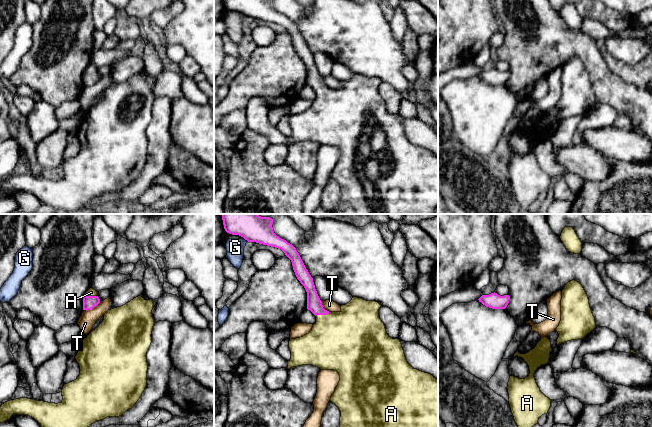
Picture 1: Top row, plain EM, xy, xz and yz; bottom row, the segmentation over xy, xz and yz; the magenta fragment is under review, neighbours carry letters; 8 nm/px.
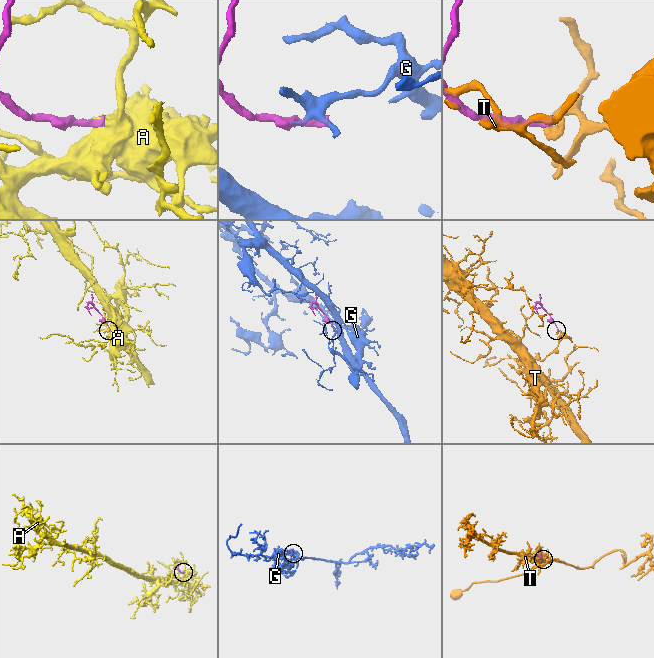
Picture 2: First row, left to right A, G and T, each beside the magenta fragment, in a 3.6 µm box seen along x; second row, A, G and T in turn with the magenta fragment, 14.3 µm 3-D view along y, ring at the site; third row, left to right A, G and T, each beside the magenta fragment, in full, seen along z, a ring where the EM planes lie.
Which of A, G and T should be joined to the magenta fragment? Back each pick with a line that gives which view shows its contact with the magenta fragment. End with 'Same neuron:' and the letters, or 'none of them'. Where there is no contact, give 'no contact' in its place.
A: xz
Same neuron: A

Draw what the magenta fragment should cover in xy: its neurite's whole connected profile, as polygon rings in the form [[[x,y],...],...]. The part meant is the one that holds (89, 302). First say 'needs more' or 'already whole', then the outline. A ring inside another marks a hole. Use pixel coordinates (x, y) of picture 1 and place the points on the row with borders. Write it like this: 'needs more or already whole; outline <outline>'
needs more; outline [[[90,288],[83,297],[83,310],[91,310],[100,303],[98,292]]]

